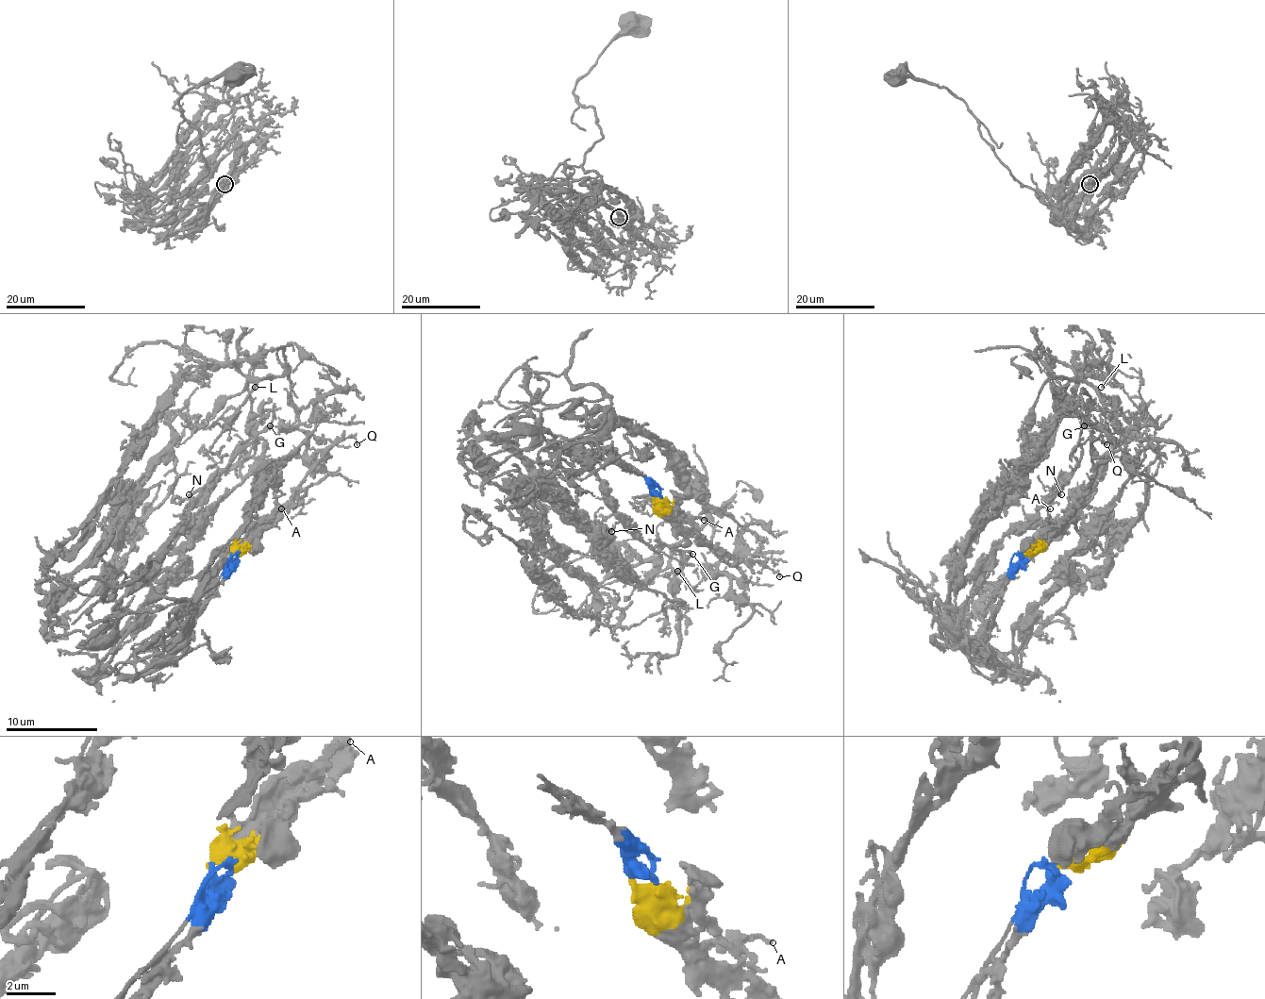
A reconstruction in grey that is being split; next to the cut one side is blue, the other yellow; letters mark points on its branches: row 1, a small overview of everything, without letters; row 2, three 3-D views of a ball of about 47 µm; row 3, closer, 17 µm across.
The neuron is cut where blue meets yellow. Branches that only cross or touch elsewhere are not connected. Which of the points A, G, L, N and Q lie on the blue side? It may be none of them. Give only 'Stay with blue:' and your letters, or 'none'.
Stay with blue: G, L, N

